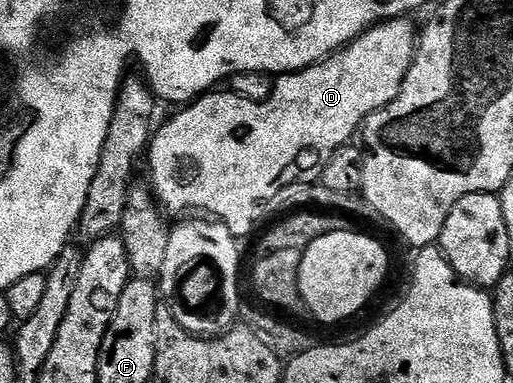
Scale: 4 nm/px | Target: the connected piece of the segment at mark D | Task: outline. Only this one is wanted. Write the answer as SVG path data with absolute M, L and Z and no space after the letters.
M410 17L390 18L387 22L376 22L369 30L364 30L359 37L354 38L348 46L341 50L336 50L321 62L316 62L313 66L306 66L303 70L297 70L293 74L281 74L275 78L275 87L269 96L269 100L264 102L254 102L253 100L245 100L241 96L232 94L226 89L219 88L214 92L200 94L194 102L184 105L180 114L175 114L163 127L156 129L151 135L149 149L145 154L145 162L151 165L151 179L149 185L155 195L155 201L168 215L179 214L175 216L183 216L191 212L202 212L204 215L210 216L212 219L225 223L236 236L244 236L255 226L255 213L259 210L262 202L267 202L270 198L275 198L282 192L283 186L291 186L294 182L311 182L322 179L325 164L329 164L329 156L333 156L333 152L337 148L348 145L352 141L351 138L360 133L363 121L373 112L377 112L381 108L385 108L385 104L389 104L397 96L397 92L401 92L405 76L409 72L409 68L415 59L415 47L417 45L417 26L411 23Z

